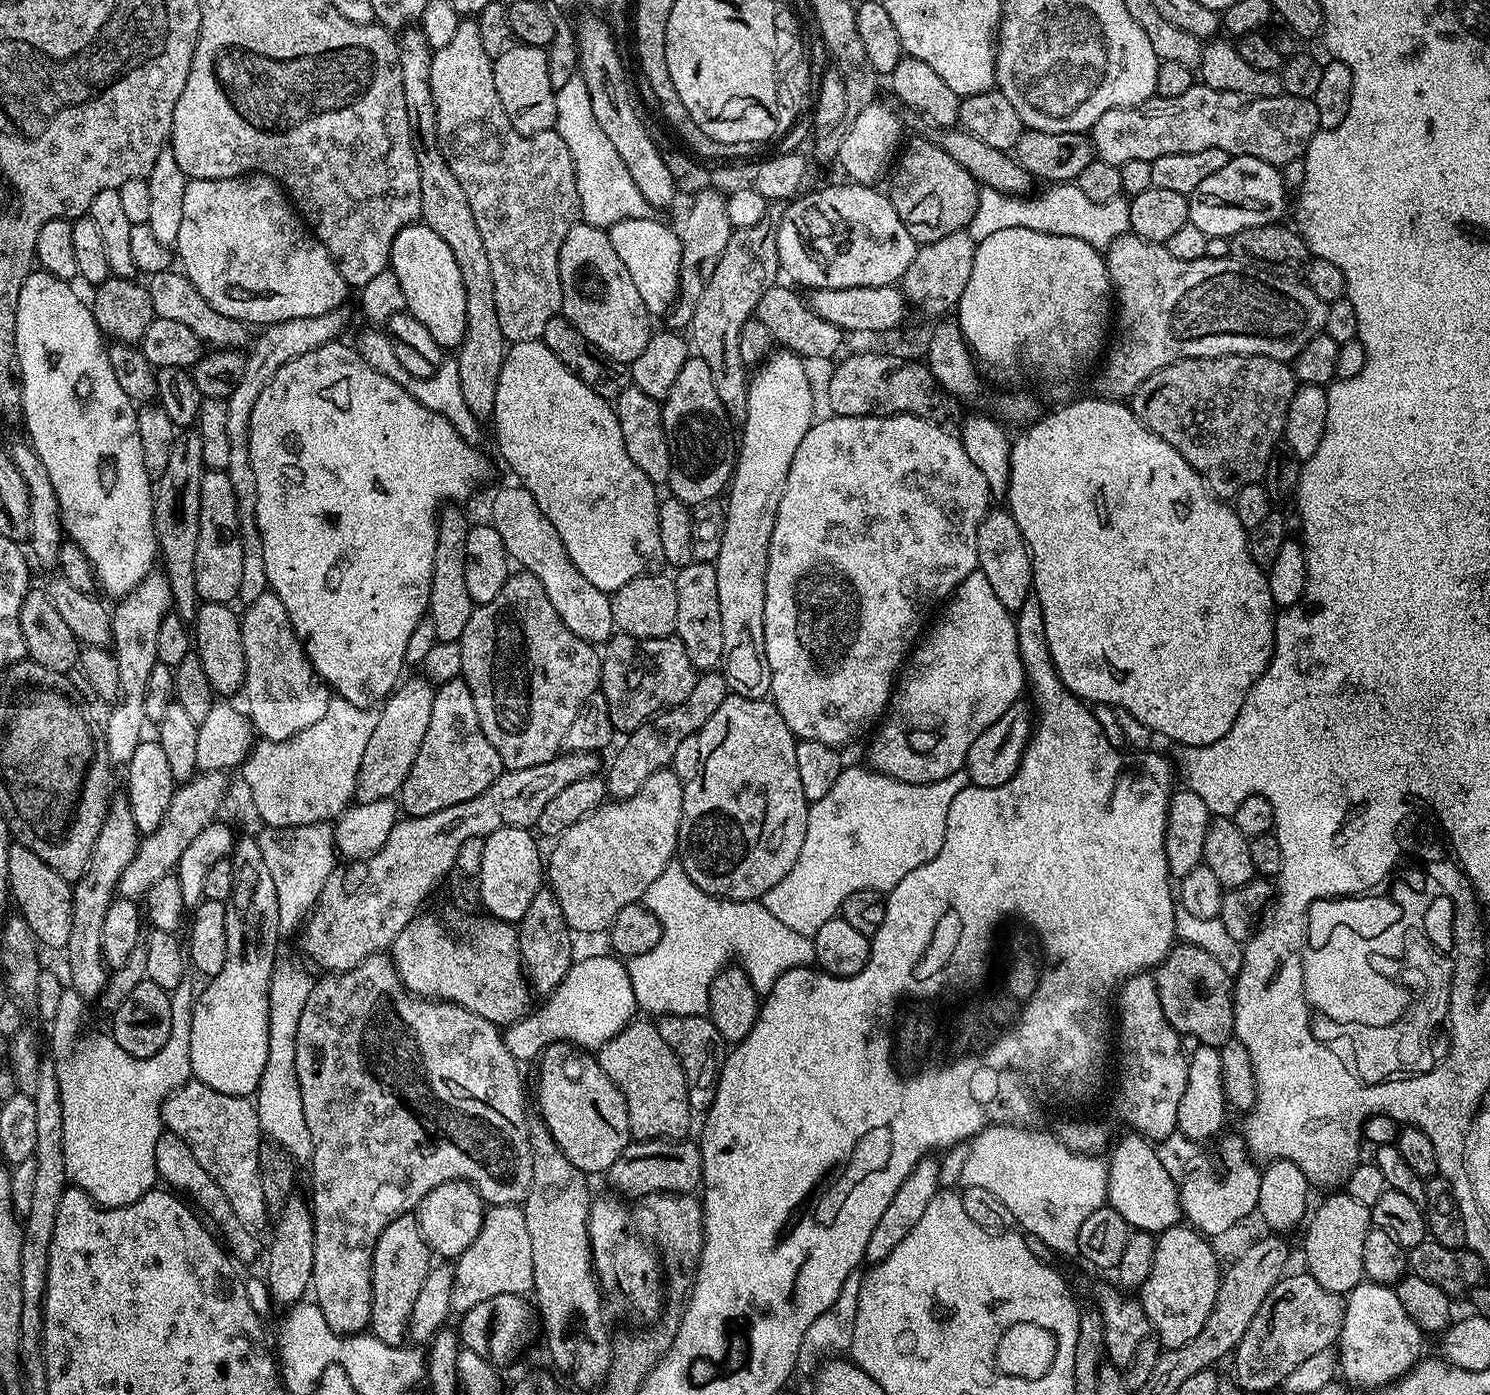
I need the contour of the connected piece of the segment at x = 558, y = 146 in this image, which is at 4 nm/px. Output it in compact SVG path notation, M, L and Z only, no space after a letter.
M472 18L461 19L457 32L452 41L446 46L435 49L432 52L430 64L430 91L433 95L434 106L437 110L437 134L439 136L439 152L448 163L449 170L458 178L462 190L466 190L466 198L470 202L470 210L474 214L474 222L482 234L482 243L486 245L486 258L490 258L490 274L494 274L494 302L498 302L498 326L502 330L505 341L517 344L527 340L539 340L546 330L546 322L550 318L561 315L562 306L562 282L558 270L558 254L562 250L562 242L566 242L566 234L581 219L580 199L578 198L578 186L576 185L576 171L574 170L574 158L570 158L570 150L566 142L555 130L523 136L510 126L510 118L506 118L506 110L502 110L502 102L498 102L498 90L494 90L494 70L492 69L493 57L488 56L482 46L477 21Z

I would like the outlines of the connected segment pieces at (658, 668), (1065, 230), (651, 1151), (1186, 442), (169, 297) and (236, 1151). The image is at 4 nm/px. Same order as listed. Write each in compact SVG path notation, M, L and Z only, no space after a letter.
M623 634L612 635L602 648L599 691L603 692L608 703L613 729L621 734L630 733L647 720L651 720L653 716L665 712L667 708L686 702L686 698L690 698L690 690L694 690L697 675L697 668L686 654L686 646L682 646L682 642L676 639L675 635L649 640L640 640L637 636Z
M1056 182L1045 188L1048 189L1037 196L1011 196L993 188L981 187L974 218L968 223L966 230L978 242L982 238L990 238L990 234L995 234L997 230L1025 228L1038 230L1042 234L1082 238L1082 242L1101 250L1106 250L1119 236L1129 235L1130 206L1123 195L1115 196L1110 202L1095 204L1090 202L1090 198L1086 198L1086 194L1082 194L1075 182Z
M685 1138L675 1142L671 1140L636 1140L629 1143L628 1148L622 1150L618 1162L614 1162L614 1166L608 1168L606 1179L617 1188L617 1190L615 1189L617 1193L625 1192L625 1194L620 1194L625 1197L632 1196L631 1198L649 1196L651 1192L695 1193L702 1184L702 1154L699 1143L692 1141L691 1144L690 1141L691 1139Z
M1215 356L1201 360L1176 360L1162 370L1150 374L1150 378L1146 378L1146 382L1142 382L1142 386L1138 386L1138 390L1130 397L1130 407L1132 413L1150 431L1158 434L1158 438L1162 438L1162 442L1170 442L1170 446L1174 446L1174 450L1178 450L1178 454L1182 454L1182 458L1186 458L1186 462L1190 462L1190 466L1203 478L1205 486L1213 496L1228 502L1244 486L1258 484L1265 479L1272 453L1275 452L1276 445L1281 443L1284 435L1286 410L1290 410L1290 398L1294 398L1297 387L1298 381L1296 375L1292 373L1291 367L1285 361L1275 360L1269 356Z
M169 270L154 274L147 281L146 287L156 316L182 322L182 326L189 328L205 345L216 350L244 350L249 347L249 329L241 321L218 314L218 310L214 310L214 306L210 306L210 302L206 302L202 294L198 294L194 282L190 282L190 278L183 271Z
M192 1078L164 1099L164 1104L160 1107L160 1118L167 1131L182 1138L182 1142L186 1142L190 1150L194 1150L194 1158L202 1162L202 1170L206 1170L206 1174L210 1174L210 1178L214 1178L214 1182L222 1186L222 1194L230 1198L230 1207L234 1209L234 1214L238 1214L239 1220L247 1228L260 1230L270 1220L270 1213L266 1206L266 1197L262 1194L262 1178L258 1174L258 1150L262 1143L262 1133L255 1103L246 1096L231 1096L218 1090L210 1090L210 1086Z

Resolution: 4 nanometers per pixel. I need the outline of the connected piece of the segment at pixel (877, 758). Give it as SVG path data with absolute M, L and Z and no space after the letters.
M978 570L971 572L948 597L940 614L936 625L923 633L922 642L913 647L903 665L892 699L888 701L887 715L875 729L876 737L868 748L867 763L872 771L911 784L938 782L961 771L967 765L974 738L978 738L982 730L994 726L994 722L998 722L998 718L1002 718L1002 714L1021 699L1020 691L1026 688L1026 673L1018 650L1013 613L998 602L986 574Z

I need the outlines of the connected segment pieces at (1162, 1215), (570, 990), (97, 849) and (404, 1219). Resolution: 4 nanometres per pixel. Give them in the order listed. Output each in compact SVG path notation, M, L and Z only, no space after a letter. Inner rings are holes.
M1132 1134L1129 1137L1129 1140L1116 1143L1110 1158L1108 1157L1107 1205L1110 1208L1112 1206L1111 1211L1125 1223L1130 1223L1133 1229L1153 1234L1165 1232L1167 1228L1173 1228L1182 1220L1180 1189L1177 1181L1166 1172L1166 1168L1162 1166L1157 1156L1157 1149L1149 1141L1139 1134ZM1124 1164L1132 1175L1128 1180L1129 1186L1137 1188L1140 1192L1148 1188L1148 1216L1136 1216L1131 1220L1131 1210L1124 1208Z
M607 955L573 961L566 977L545 999L548 1001L536 1012L525 1014L522 1019L505 1027L502 1034L504 1045L512 1057L518 1062L533 1061L552 1043L569 1043L586 1050L598 1050L632 1022L638 1005L627 965L619 957Z
M113 795L108 813L102 822L102 830L94 842L90 862L86 870L71 885L73 896L72 929L66 947L68 954L68 976L70 987L77 991L85 1002L92 1002L100 996L107 984L110 969L102 954L102 922L106 922L106 910L110 910L117 895L122 870L130 866L138 850L141 833L134 826L134 814L130 812L127 795ZM72 979L72 980L70 980Z
M409 1214L394 1218L386 1230L378 1238L372 1251L372 1322L371 1335L378 1338L378 1342L386 1342L386 1346L401 1347L409 1339L408 1324L411 1321L411 1311L414 1302L418 1299L419 1290L422 1288L426 1276L434 1265L434 1253L428 1249L420 1233L420 1227L415 1215Z

